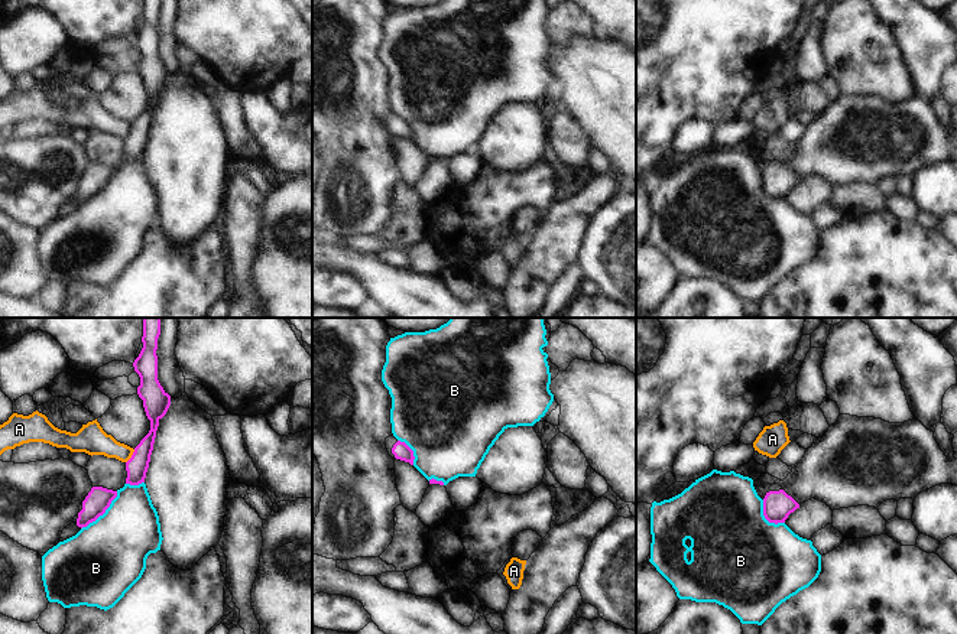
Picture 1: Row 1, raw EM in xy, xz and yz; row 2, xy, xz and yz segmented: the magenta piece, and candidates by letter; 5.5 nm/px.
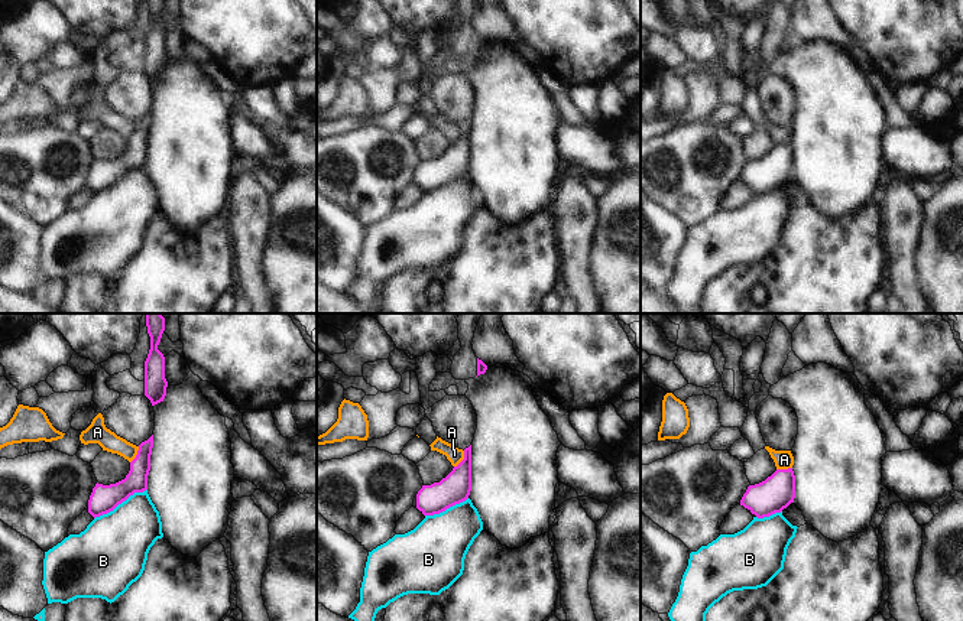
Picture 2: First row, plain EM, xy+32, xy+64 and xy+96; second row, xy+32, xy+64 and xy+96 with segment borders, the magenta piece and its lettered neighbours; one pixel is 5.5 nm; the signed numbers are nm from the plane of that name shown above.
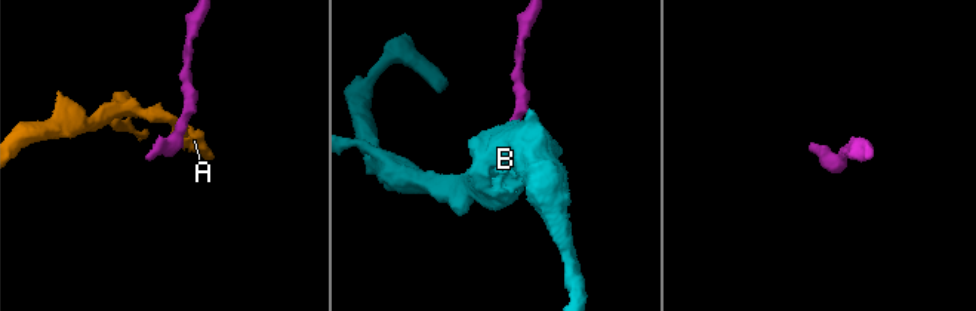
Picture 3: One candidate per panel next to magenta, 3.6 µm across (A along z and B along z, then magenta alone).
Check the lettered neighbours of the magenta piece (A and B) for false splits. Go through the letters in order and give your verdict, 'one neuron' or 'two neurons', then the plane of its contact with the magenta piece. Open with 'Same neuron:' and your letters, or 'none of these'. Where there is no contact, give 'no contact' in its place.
Same neuron: none of these
A: two neurons; contact in xy
B: two neurons; contact in xy

